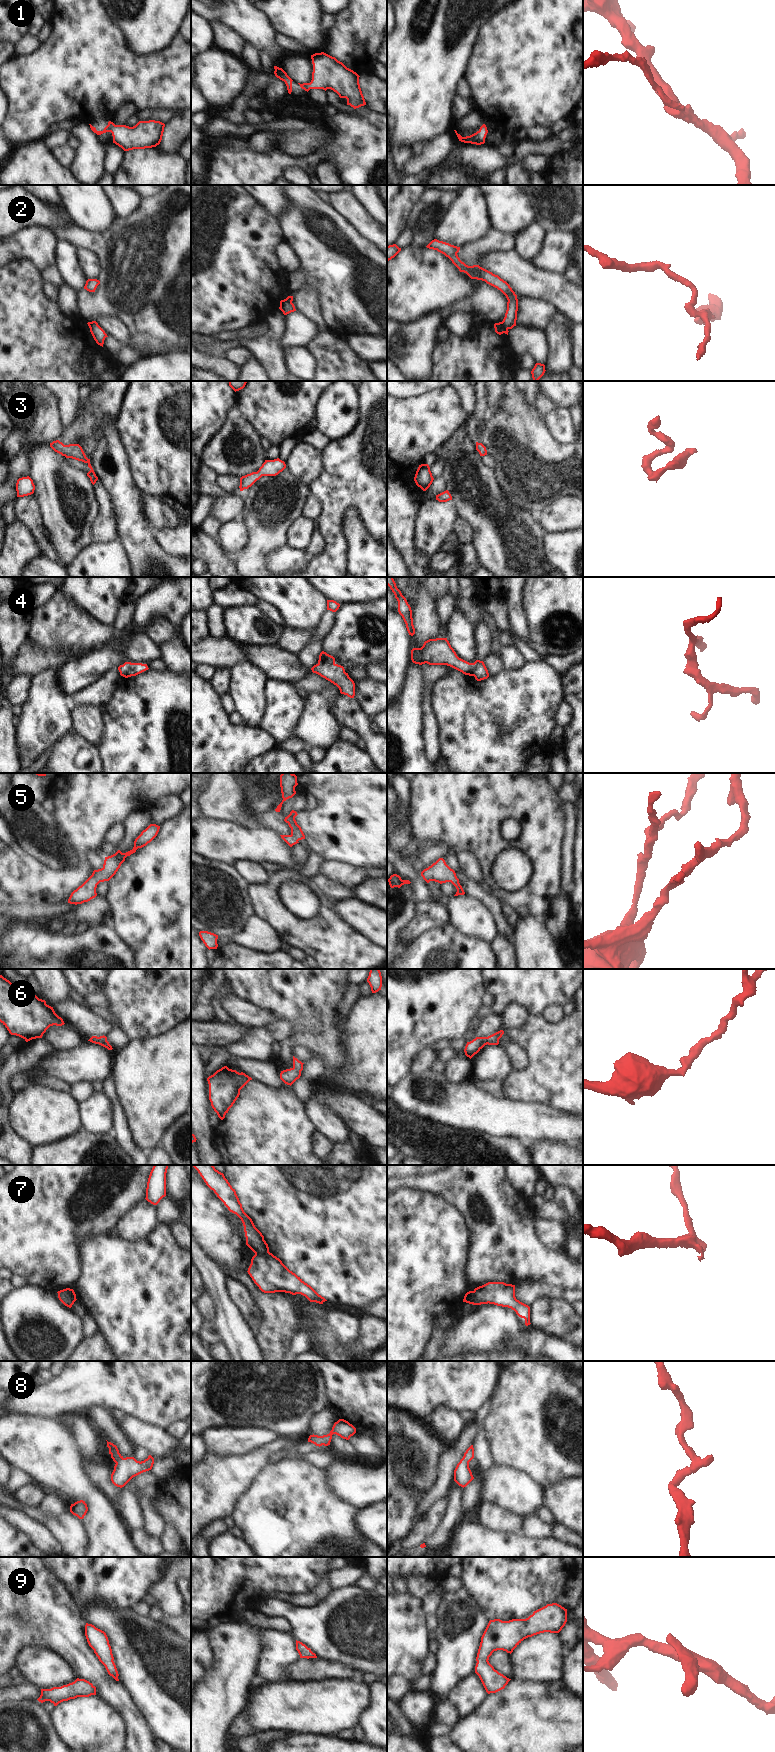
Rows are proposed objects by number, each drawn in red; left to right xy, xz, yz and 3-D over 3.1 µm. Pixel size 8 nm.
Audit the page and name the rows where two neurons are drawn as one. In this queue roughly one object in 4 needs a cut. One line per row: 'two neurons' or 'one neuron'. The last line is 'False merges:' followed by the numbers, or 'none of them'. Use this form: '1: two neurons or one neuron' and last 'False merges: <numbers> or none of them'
1: one neuron
2: two neurons
3: one neuron
4: one neuron
5: one neuron
6: one neuron
7: two neurons
8: one neuron
9: one neuron
False merges: 2, 7

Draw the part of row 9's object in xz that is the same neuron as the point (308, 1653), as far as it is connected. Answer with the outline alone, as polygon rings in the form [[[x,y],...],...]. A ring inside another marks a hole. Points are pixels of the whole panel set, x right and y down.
[[[296,1640],[296,1650],[298,1651],[300,1658],[317,1658],[316,1654],[311,1651],[305,1644]]]

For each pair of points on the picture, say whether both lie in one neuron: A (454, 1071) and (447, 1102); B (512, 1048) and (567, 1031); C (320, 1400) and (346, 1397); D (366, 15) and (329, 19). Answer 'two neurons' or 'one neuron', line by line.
A: two neurons
B: two neurons
C: two neurons
D: two neurons

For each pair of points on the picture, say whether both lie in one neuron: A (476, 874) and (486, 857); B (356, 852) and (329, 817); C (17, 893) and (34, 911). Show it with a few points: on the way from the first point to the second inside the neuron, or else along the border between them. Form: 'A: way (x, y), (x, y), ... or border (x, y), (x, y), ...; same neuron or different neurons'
A: border (462, 851), (468, 851), (476, 858), (484, 884); different neurons
B: way (355, 843), (338, 826); same neuron
C: border (10, 903), (50, 904); different neurons

